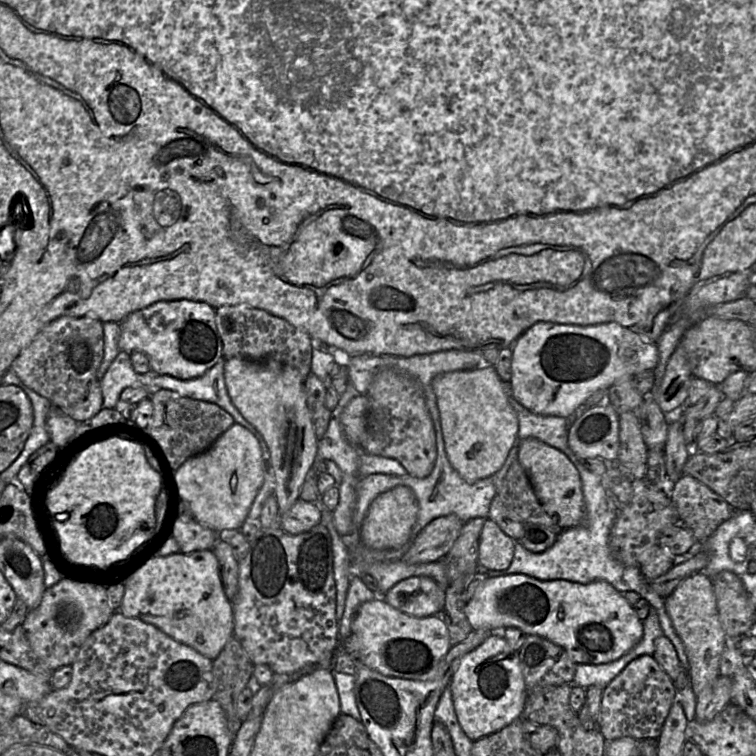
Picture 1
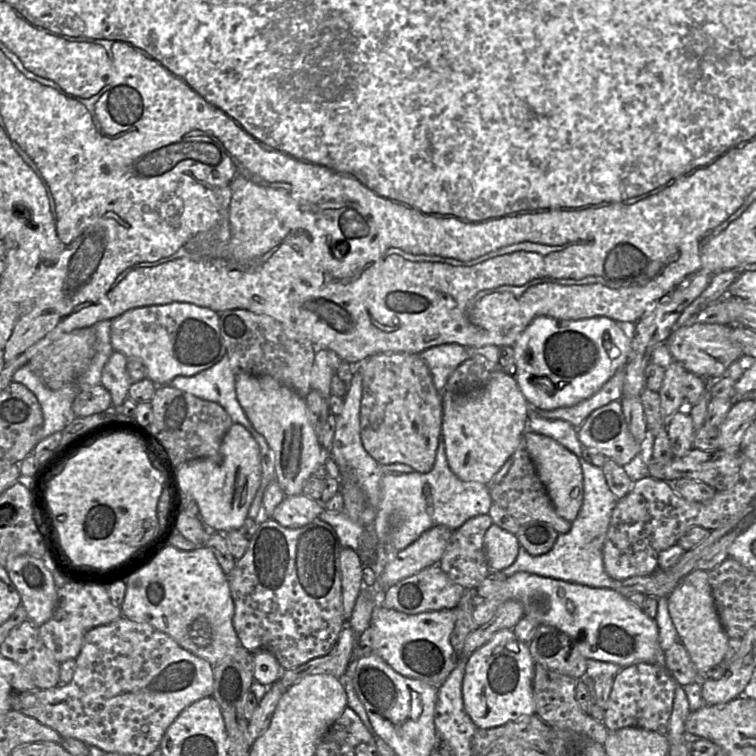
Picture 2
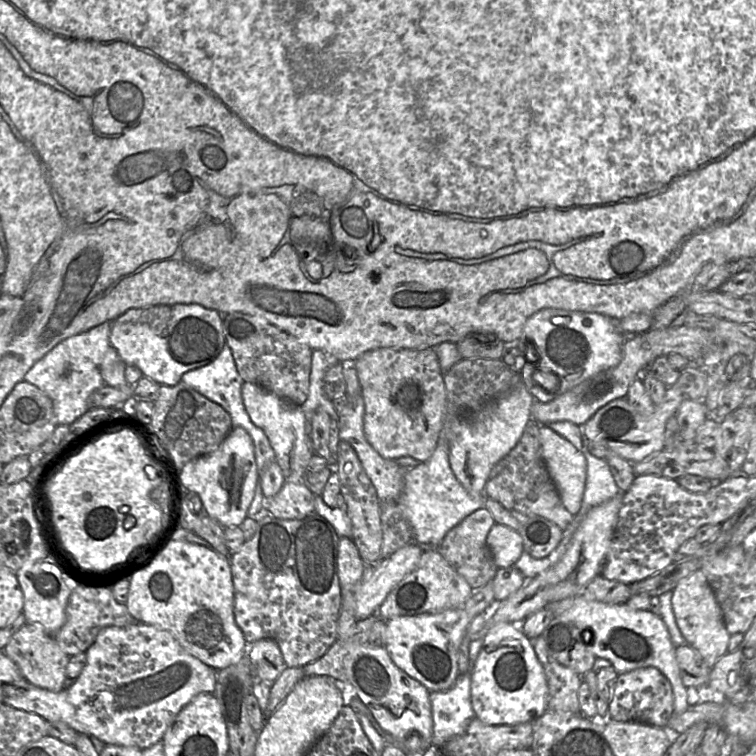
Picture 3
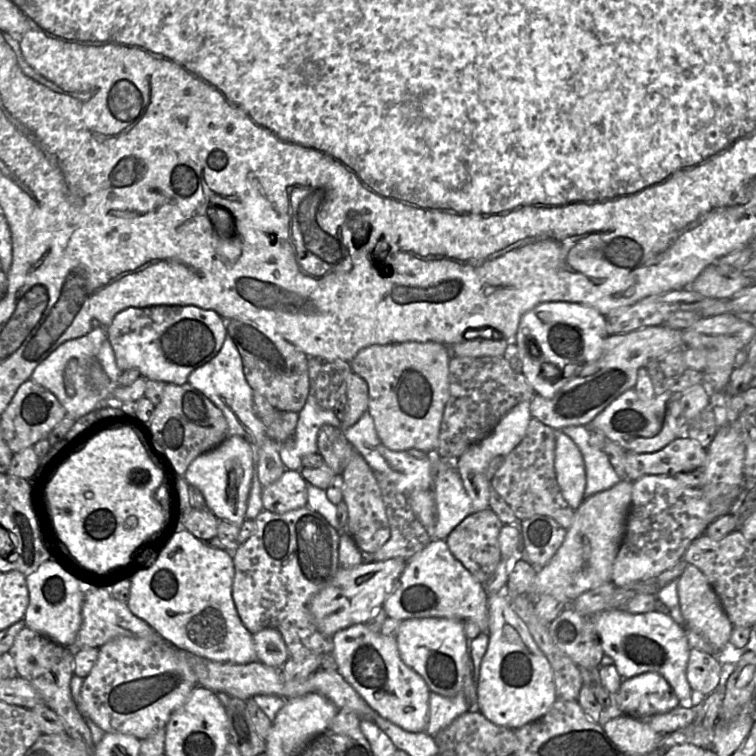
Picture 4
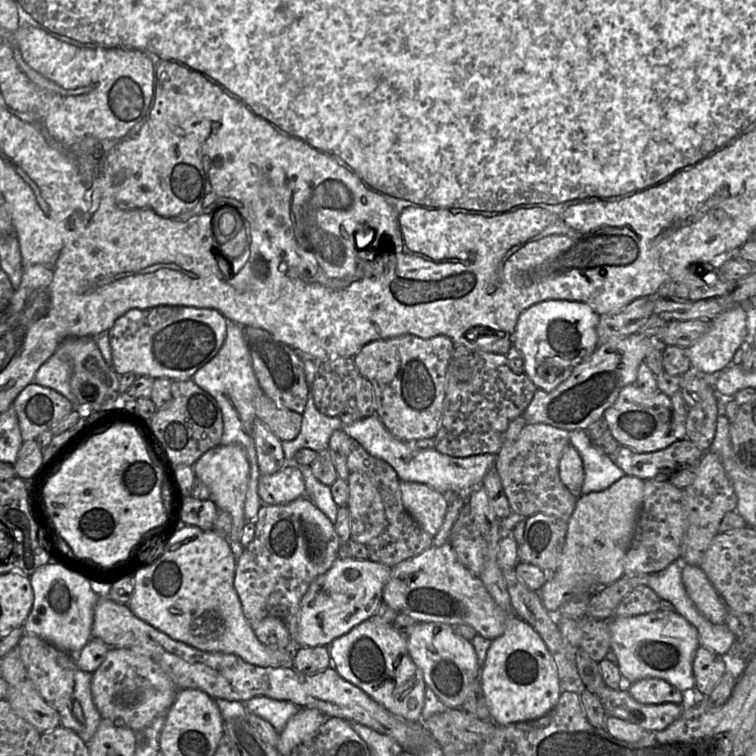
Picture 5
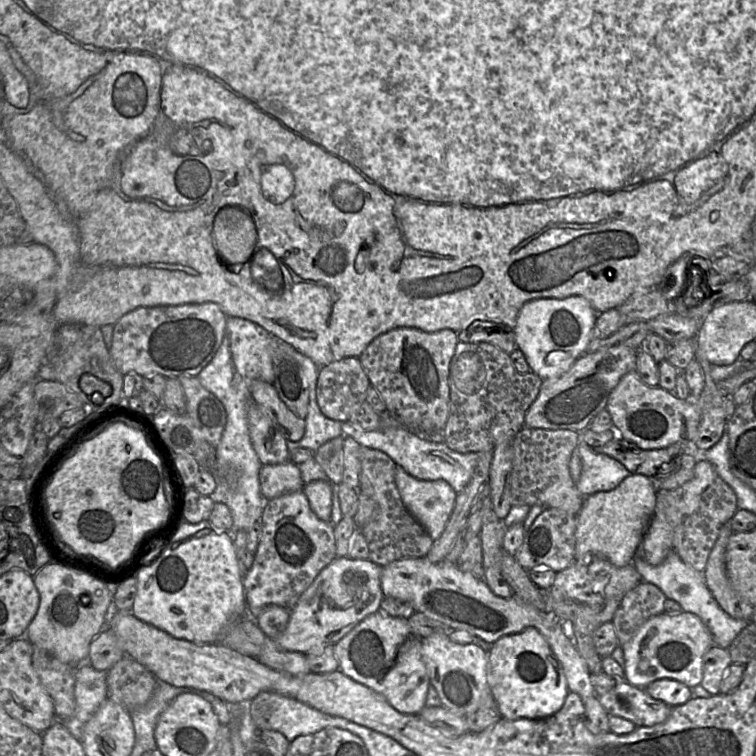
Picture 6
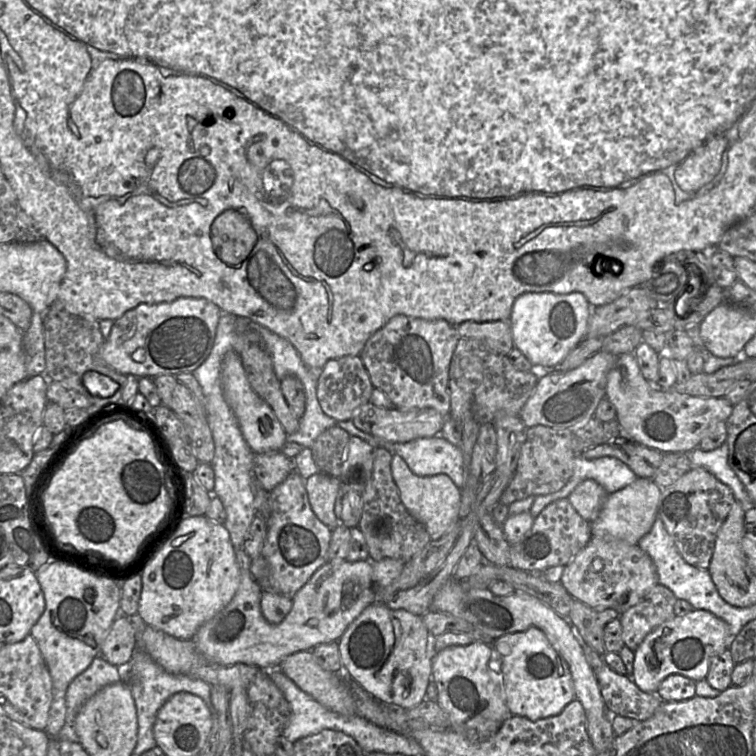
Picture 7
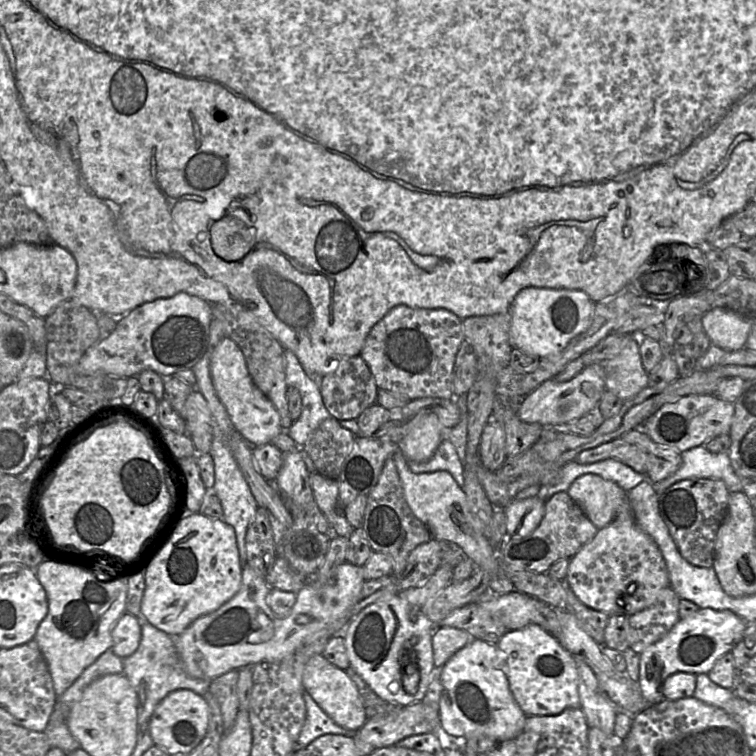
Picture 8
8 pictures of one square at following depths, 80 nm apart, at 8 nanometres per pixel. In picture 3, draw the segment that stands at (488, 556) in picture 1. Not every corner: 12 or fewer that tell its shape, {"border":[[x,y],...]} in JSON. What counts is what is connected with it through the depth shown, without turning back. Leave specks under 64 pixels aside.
{"border":[[495,524],[486,539],[497,568],[514,566],[518,531]]}

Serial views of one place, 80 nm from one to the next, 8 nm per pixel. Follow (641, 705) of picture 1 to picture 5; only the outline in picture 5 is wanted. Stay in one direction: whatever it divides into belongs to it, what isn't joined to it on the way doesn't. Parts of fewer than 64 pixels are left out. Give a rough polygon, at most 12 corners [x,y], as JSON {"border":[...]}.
{"border":[[660,678],[631,683],[643,704],[681,704],[683,694]]}

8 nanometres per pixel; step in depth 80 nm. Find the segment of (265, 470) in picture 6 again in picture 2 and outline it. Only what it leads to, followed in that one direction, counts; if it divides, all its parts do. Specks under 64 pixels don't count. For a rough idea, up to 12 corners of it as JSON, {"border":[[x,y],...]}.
{"border":[[285,496],[271,518],[299,528],[318,518],[319,500]]}

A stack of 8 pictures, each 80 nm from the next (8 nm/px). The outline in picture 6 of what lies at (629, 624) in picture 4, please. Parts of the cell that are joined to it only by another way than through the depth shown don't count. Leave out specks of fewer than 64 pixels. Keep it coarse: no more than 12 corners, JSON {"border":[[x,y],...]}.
{"border":[[695,614],[649,618],[626,643],[624,679],[701,683],[711,633]]}

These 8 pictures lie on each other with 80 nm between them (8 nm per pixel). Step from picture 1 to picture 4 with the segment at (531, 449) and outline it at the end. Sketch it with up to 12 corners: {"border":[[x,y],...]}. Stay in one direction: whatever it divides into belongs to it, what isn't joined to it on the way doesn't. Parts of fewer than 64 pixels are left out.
{"border":[[556,430],[554,469],[562,496],[576,510],[586,486],[578,447]]}

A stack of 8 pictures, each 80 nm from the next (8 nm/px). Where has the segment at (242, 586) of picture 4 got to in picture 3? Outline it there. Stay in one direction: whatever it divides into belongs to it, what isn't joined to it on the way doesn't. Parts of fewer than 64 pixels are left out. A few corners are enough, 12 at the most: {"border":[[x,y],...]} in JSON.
{"border":[[317,513],[257,519],[230,556],[248,645],[286,667],[337,639],[339,536]]}

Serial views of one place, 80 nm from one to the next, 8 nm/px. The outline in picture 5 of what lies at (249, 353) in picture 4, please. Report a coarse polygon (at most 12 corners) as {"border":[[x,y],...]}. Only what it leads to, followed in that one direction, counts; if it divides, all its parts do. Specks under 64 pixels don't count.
{"border":[[243,326],[263,393],[302,415],[303,355],[262,328]]}

